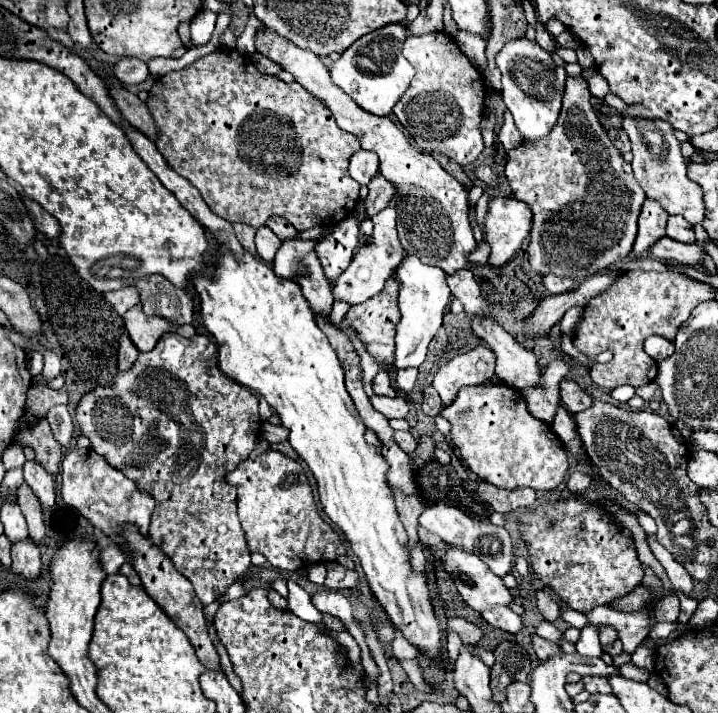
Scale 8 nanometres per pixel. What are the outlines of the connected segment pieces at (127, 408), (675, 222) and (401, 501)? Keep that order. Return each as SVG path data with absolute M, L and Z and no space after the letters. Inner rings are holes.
M167 333L151 351L141 353L131 369L117 371L109 385L97 385L83 393L75 419L95 453L135 481L139 489L153 495L157 507L151 517L149 537L175 563L175 569L193 583L201 603L207 607L225 595L251 567L251 551L237 519L237 489L225 477L255 449L261 417L257 395L249 387L225 377L219 369L217 345L205 335L185 339Z
M669 217L667 221L667 237L673 237L681 243L695 243L695 231L683 217Z
M401 493L395 495L395 505L397 505L397 513L401 517L401 523L407 531L407 549L411 551L417 543L419 543L419 535L417 535L417 519L423 511L423 501L419 497L403 497Z

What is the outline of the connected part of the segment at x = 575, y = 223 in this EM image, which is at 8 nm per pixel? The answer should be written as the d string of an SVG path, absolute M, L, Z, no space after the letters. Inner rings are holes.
M583 77L567 79L563 109L557 125L545 141L523 141L507 153L505 177L521 201L533 209L533 229L527 247L529 263L539 275L559 275L571 279L587 279L599 269L623 261L637 237L637 219L645 203L645 191L637 183L631 163L627 163L601 127L593 105L587 81Z

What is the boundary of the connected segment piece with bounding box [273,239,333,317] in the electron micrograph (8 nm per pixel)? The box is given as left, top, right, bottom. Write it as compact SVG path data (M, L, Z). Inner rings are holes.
M283 241L275 255L273 269L279 277L291 277L293 273L293 279L301 285L303 295L309 299L315 315L327 317L333 307L333 295L329 281L323 277L323 269L313 247L315 241Z

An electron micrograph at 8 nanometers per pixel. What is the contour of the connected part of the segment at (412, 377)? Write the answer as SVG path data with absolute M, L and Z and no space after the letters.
M403 369L403 371L397 371L397 387L401 393L409 393L413 387L415 387L415 381L417 381L417 369Z

